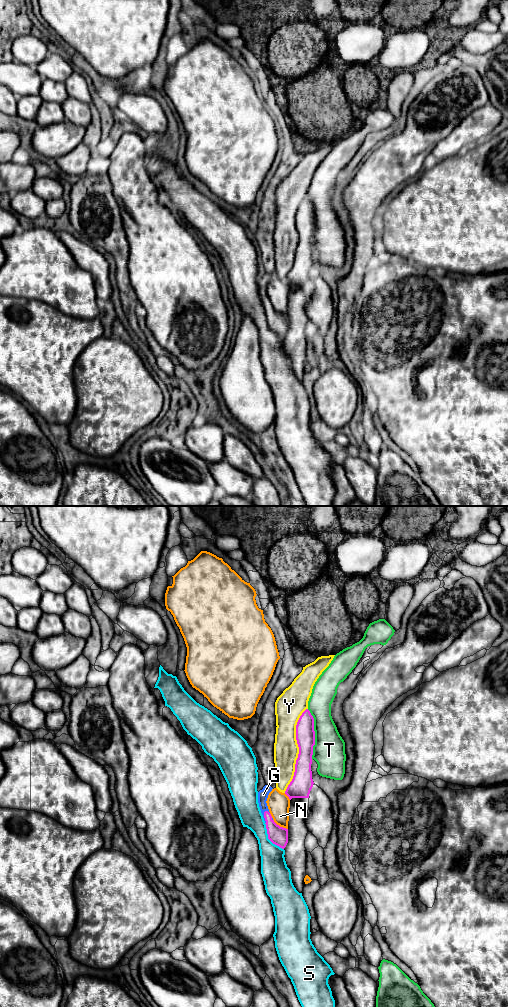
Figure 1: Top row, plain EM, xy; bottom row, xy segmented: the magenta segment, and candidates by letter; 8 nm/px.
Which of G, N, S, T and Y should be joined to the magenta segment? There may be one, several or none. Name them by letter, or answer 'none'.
G

